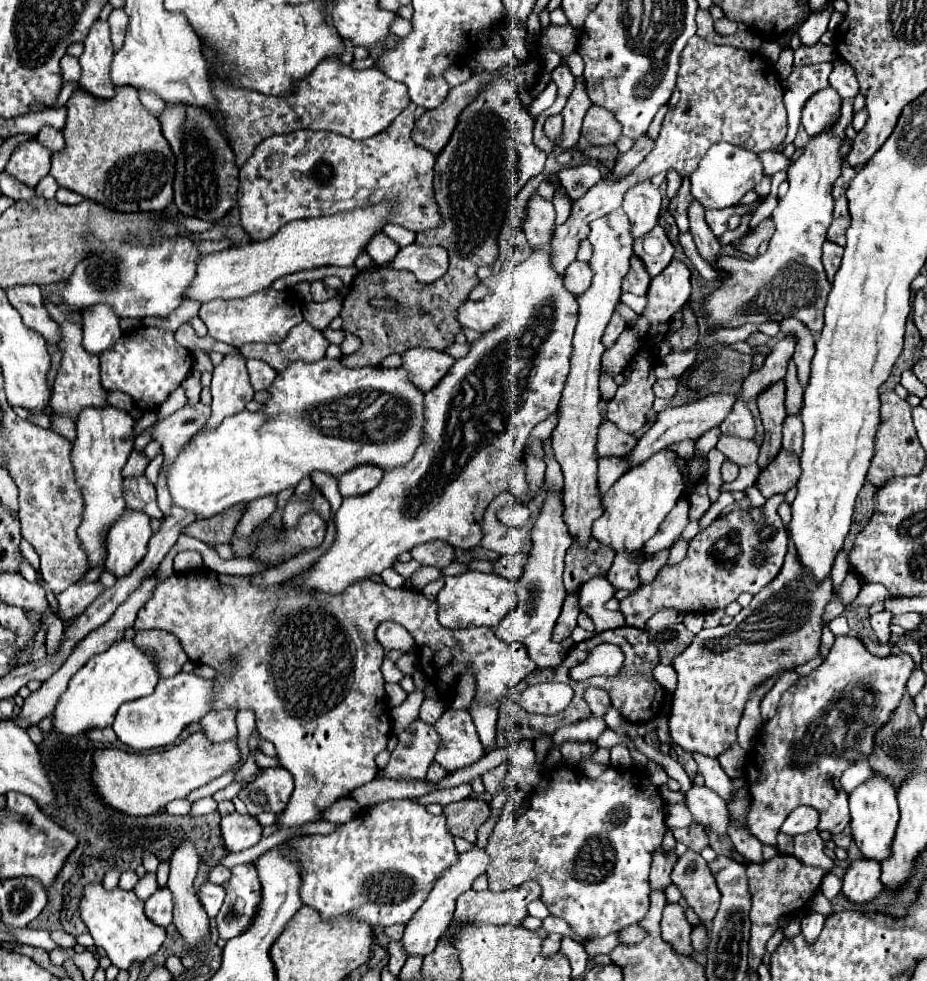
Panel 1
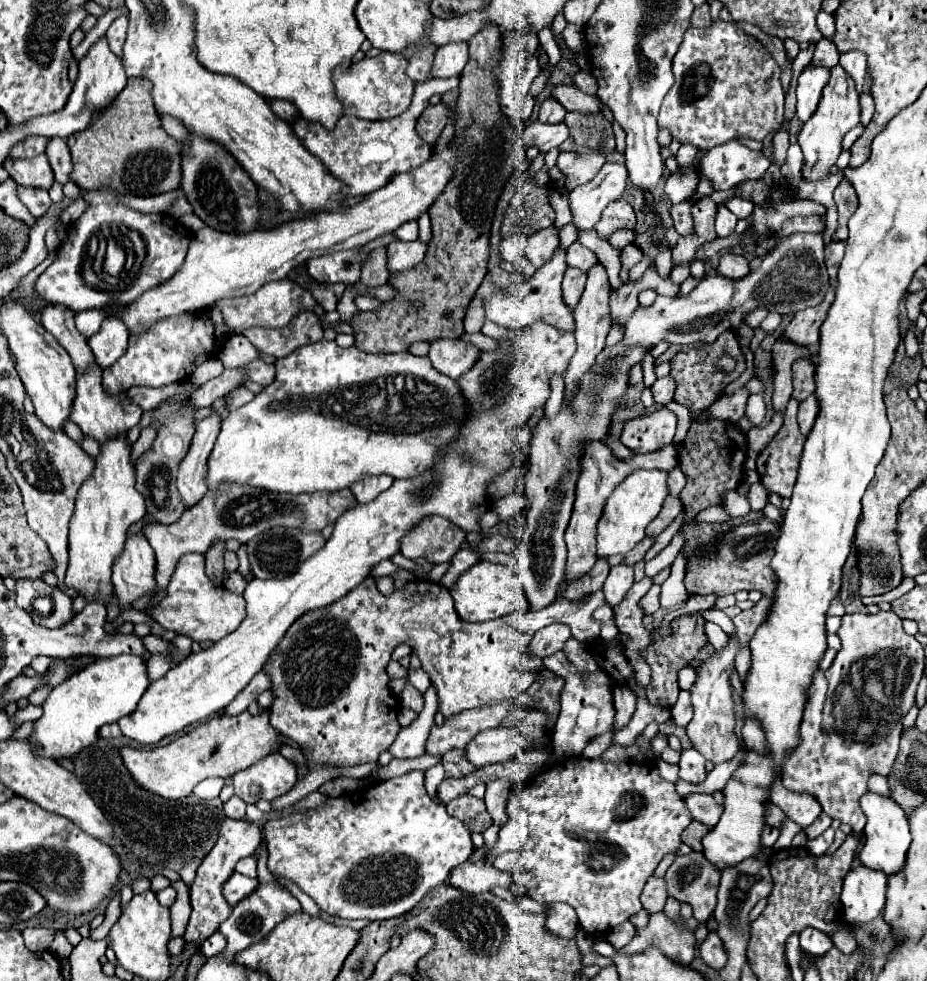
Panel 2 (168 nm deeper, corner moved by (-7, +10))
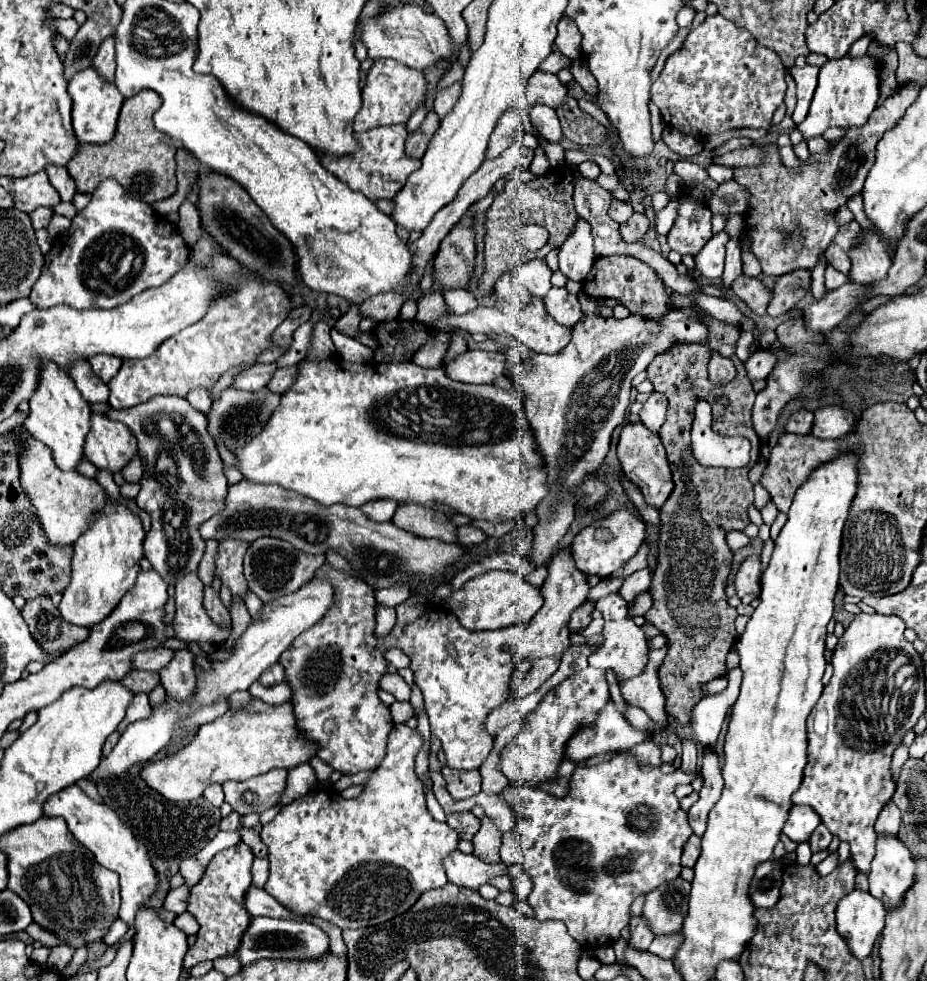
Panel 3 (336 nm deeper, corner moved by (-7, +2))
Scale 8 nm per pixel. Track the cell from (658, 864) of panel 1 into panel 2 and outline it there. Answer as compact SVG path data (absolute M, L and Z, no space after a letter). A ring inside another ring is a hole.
M650 877L644 891L642 891L642 907L654 915L654 913L660 913L664 909L664 903L666 903L666 885L664 885L664 879L656 879L656 877Z

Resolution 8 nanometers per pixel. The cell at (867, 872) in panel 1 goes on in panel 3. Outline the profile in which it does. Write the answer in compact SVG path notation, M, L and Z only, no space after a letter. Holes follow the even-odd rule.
M854 889L838 901L838 933L850 943L850 951L856 955L856 959L862 961L870 955L880 931L884 929L884 917L884 903L872 897L868 891Z

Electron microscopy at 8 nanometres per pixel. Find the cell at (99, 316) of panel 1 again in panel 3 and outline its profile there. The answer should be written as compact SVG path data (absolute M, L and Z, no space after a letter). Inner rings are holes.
M100 353L100 355L90 357L88 363L92 365L94 373L96 373L104 383L108 383L108 381L118 373L118 369L120 369L120 365L122 365L122 359L114 357L114 355L102 355L102 353Z

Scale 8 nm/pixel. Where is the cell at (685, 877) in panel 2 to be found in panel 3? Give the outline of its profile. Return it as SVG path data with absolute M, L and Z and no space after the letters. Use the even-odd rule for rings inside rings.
M676 877L670 883L664 883L662 887L648 893L642 915L650 921L654 935L668 935L682 929L688 911L688 897L690 883L682 877Z

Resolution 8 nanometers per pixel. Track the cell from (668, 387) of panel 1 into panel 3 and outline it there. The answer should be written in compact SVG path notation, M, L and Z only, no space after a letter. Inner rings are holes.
M654 391L654 393L650 395L650 399L644 403L642 411L640 411L640 421L642 421L646 427L658 431L658 429L662 427L662 423L664 423L666 407L668 407L666 395L660 395L658 391Z

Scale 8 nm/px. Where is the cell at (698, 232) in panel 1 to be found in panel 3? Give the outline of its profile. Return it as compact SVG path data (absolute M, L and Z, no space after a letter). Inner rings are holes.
M740 275L732 287L730 287L754 313L764 315L768 301L770 301L770 291L762 285L760 279L748 277L748 275Z

